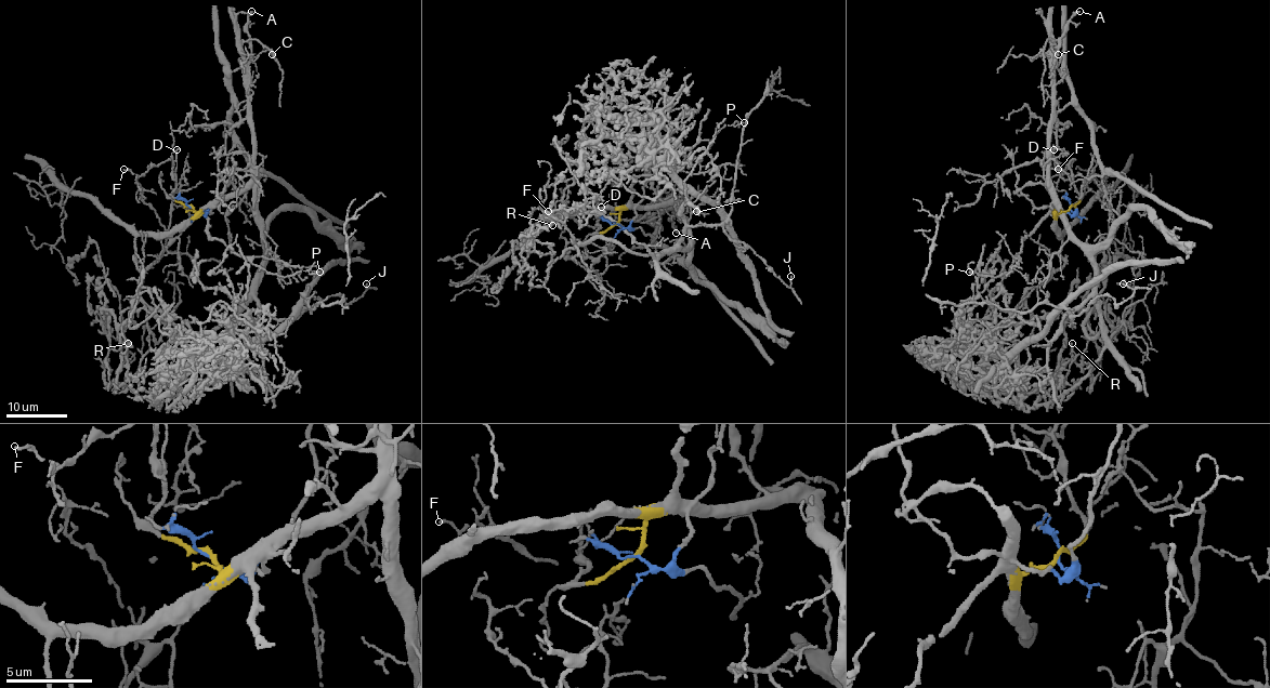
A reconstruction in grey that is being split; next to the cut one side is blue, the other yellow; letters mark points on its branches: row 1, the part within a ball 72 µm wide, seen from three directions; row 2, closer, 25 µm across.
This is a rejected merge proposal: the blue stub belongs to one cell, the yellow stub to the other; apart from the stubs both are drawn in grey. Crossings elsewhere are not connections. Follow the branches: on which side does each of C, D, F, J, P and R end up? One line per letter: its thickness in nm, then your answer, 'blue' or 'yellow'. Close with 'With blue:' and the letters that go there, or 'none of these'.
C: 130 nm | blue
D: 110 nm | yellow
F: 150 nm | yellow
J: 130 nm | yellow
P: 120 nm | yellow
R: 140 nm | yellow
With blue: C

